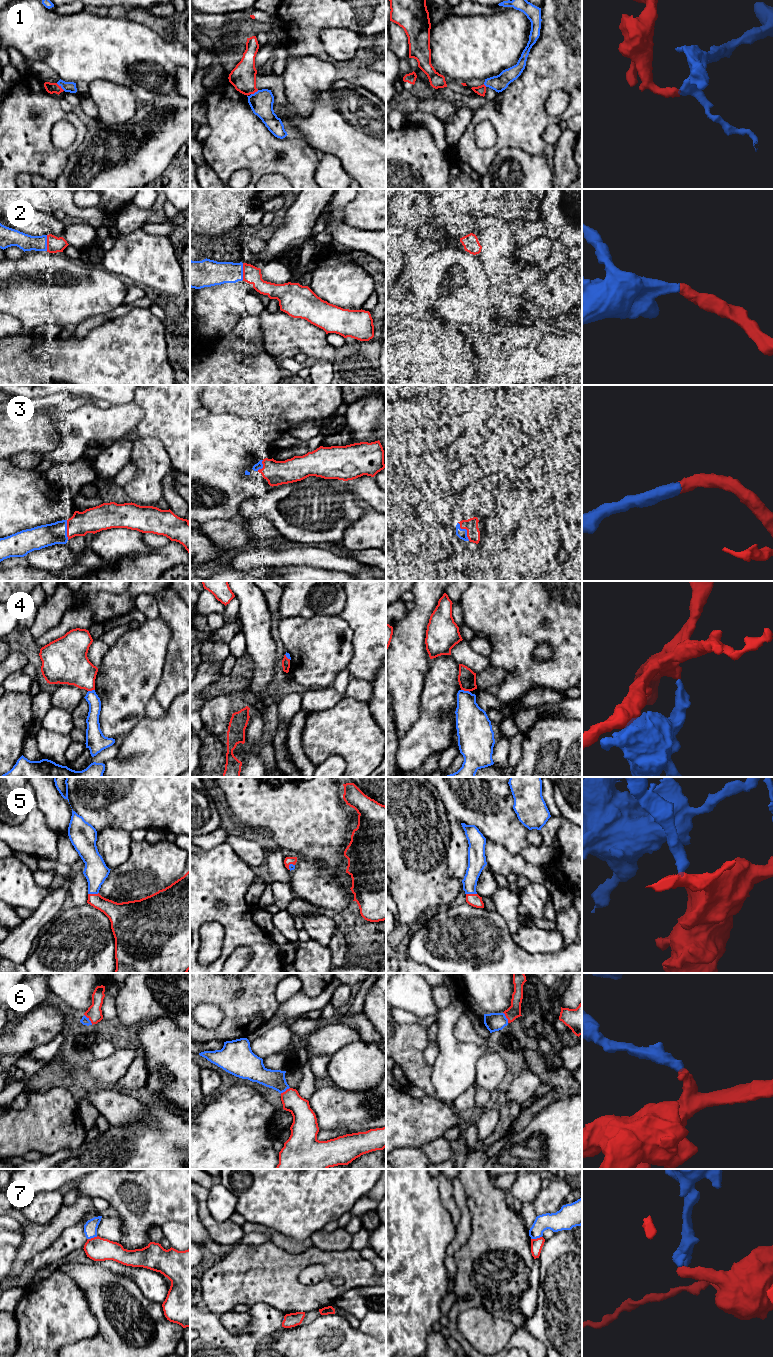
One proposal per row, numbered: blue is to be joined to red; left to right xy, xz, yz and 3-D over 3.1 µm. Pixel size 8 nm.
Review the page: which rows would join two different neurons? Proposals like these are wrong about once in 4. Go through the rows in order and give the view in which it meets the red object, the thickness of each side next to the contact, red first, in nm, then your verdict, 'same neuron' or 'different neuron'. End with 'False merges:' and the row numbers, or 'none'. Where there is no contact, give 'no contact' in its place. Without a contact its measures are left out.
1: meets red in xy; 90 nm thick on the red side, 80 nm on the other; different neuron
2: meets red in xz; 140 nm thick on the red side, 200 nm on the other; same neuron
3: meets red in yz; 110 nm thick on the red side, 80 nm on the other; same neuron
4: meets red in yz; 140 nm thick on the red side, 240 nm on the other; different neuron
5: meets red in xy; 160 nm thick on the red side, 190 nm on the other; same neuron
6: meets red in xy; 120 nm thick on the red side, 60 nm on the other; same neuron
7: meets red in yz; 100 nm thick on the red side, 160 nm on the other; different neuron
False merges: 1, 4, 7

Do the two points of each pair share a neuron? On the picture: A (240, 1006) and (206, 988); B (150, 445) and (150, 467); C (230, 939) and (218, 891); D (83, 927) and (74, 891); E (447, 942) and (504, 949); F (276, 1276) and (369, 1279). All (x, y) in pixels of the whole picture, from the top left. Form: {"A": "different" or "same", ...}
{"A": "same", "B": "same", "C": "same", "D": "different", "E": "same", "F": "same"}

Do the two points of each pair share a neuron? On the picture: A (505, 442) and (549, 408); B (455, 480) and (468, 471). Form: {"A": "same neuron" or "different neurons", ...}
{"A": "same neuron", "B": "same neuron"}

